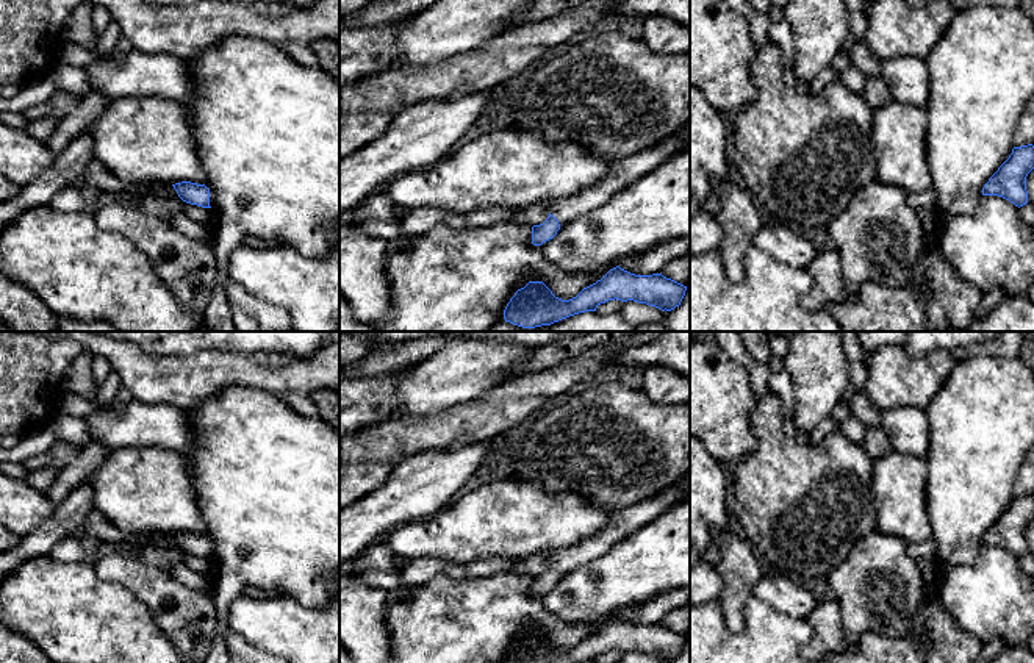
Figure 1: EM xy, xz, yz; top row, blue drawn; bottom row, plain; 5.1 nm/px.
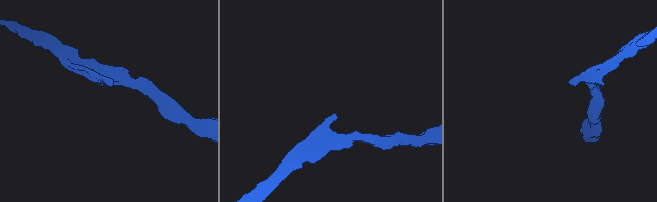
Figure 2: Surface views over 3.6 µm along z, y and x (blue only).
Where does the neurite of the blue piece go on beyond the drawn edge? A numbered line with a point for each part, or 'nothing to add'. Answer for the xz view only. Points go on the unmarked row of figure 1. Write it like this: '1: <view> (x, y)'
1: xz (626, 521)

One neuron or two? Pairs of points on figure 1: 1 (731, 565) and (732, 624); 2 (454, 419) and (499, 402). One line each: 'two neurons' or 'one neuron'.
1: one neuron
2: one neuron

